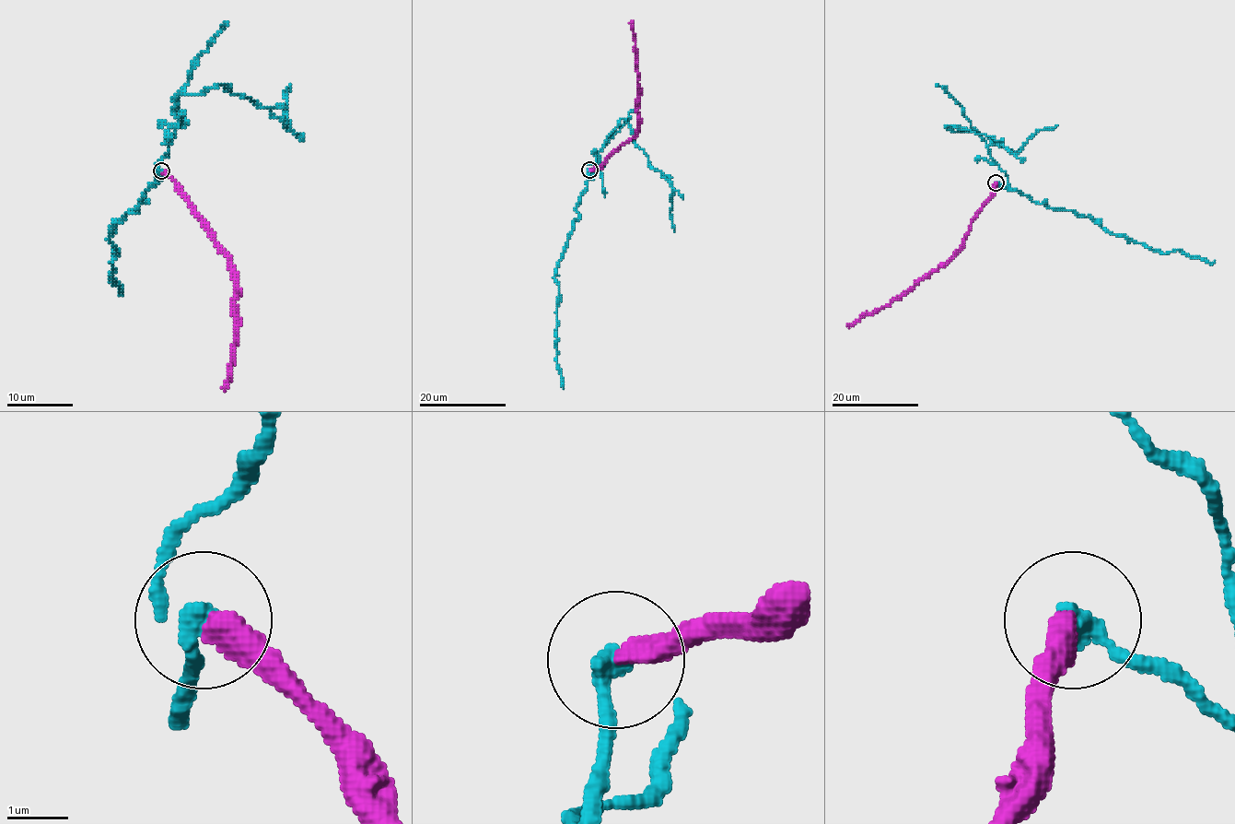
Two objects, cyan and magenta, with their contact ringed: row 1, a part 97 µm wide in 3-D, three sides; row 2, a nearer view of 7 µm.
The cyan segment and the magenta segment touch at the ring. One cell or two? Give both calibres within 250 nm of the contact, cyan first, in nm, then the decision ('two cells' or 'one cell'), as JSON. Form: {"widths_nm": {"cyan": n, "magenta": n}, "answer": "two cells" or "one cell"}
{"widths_nm": {"cyan": 360, "magenta": 460}, "answer": "two cells"}

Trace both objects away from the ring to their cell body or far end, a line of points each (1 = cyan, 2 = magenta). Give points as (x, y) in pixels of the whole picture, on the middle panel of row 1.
1: (588, 170), (587, 183), (600, 161), (597, 159), (606, 137), (623, 118), (648, 164), (672, 188), (673, 231)
2: (588, 170), (599, 167), (636, 132), (637, 70), (635, 39), (630, 21)

